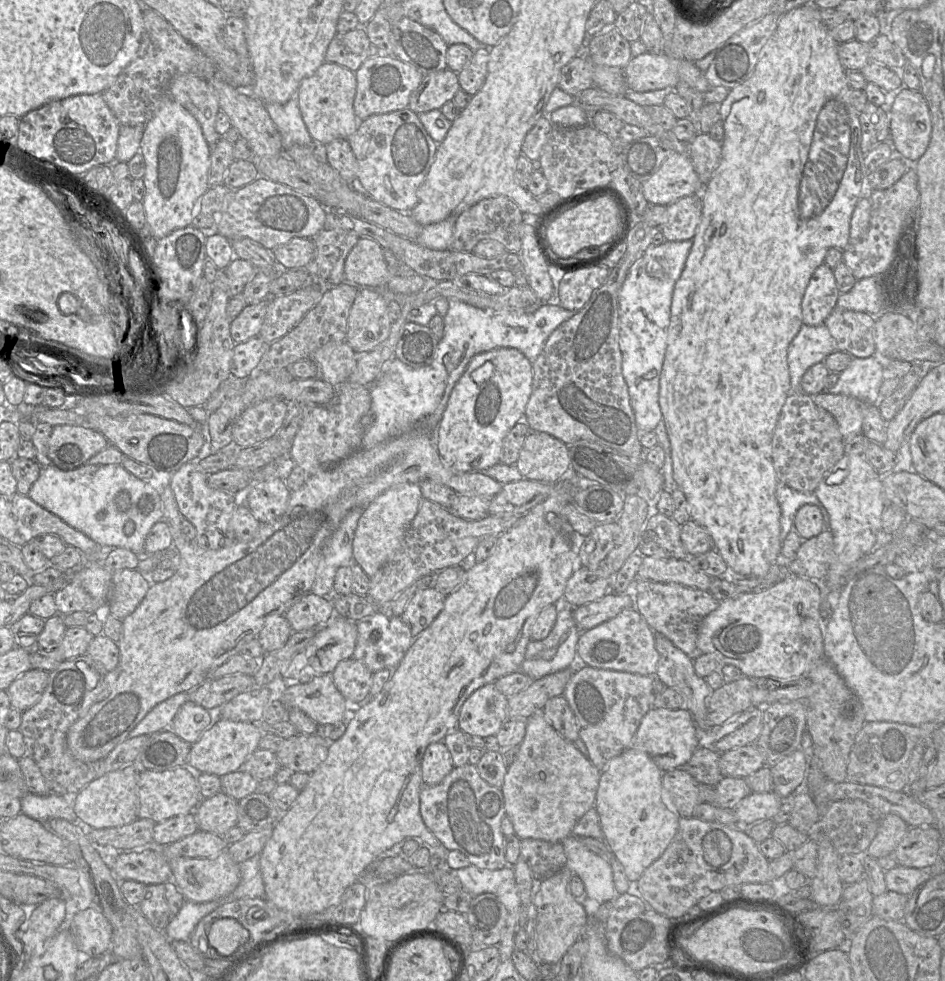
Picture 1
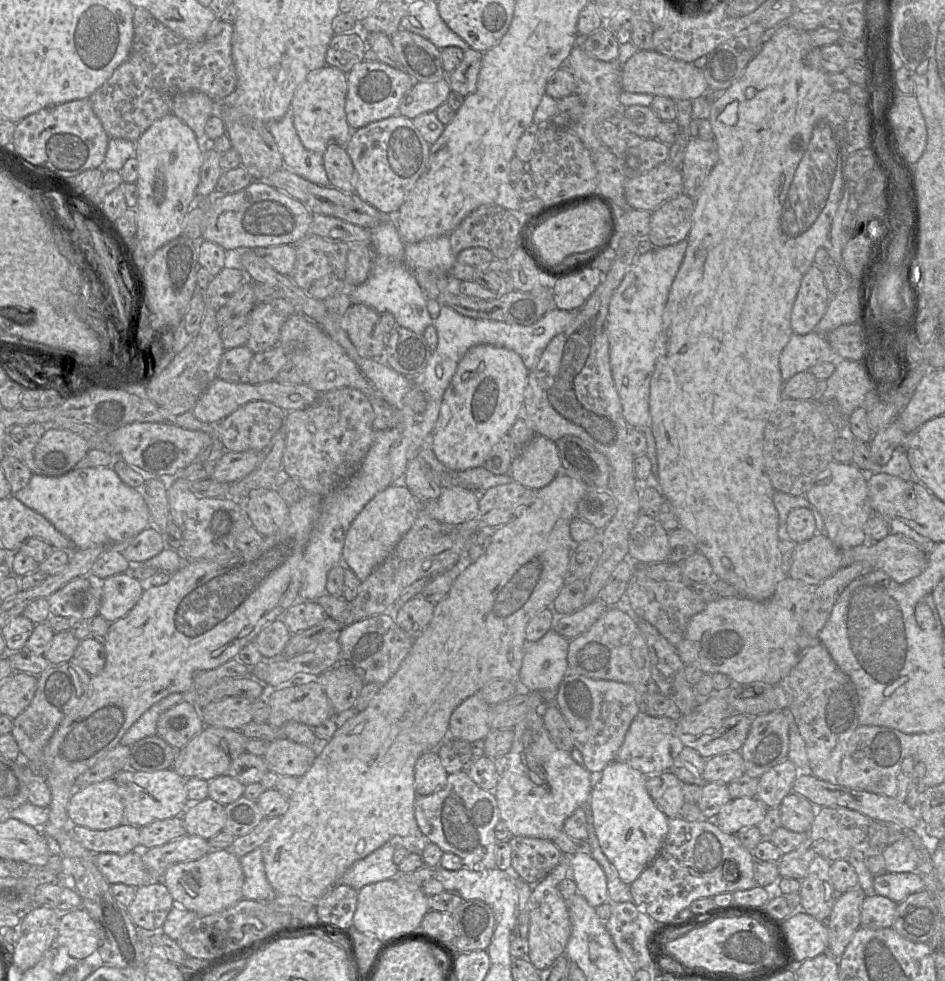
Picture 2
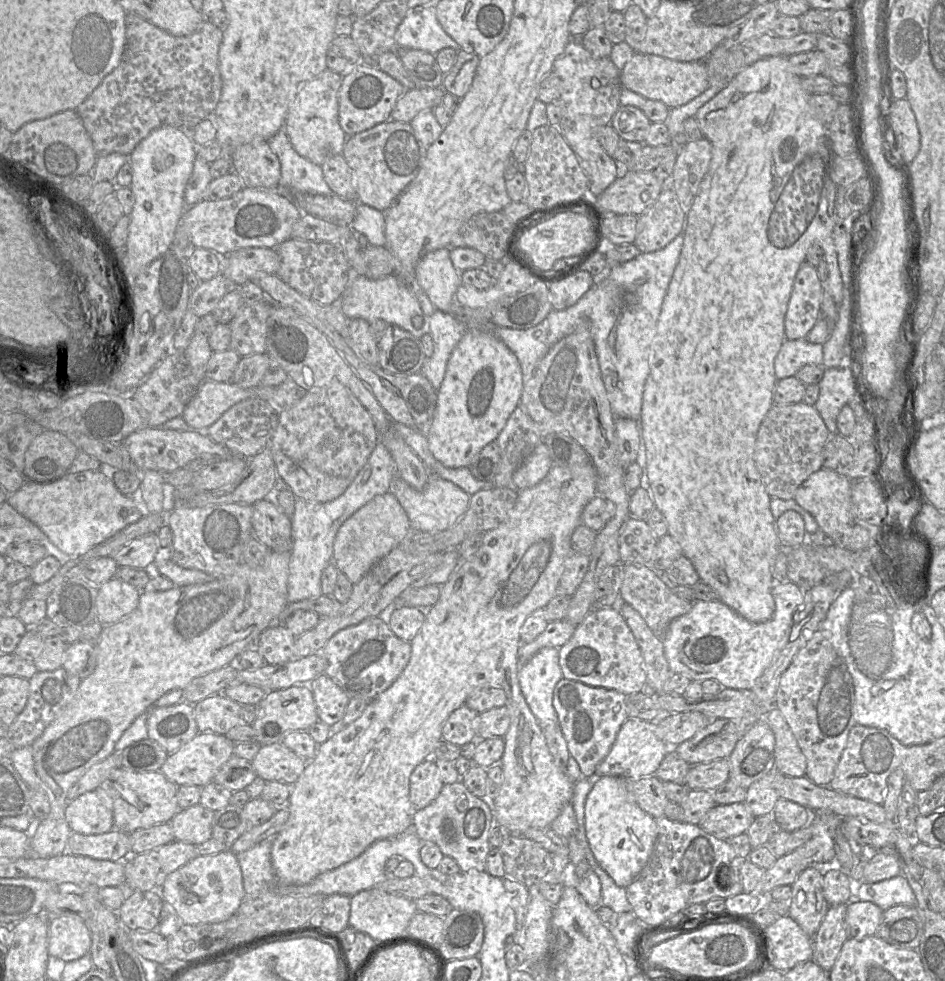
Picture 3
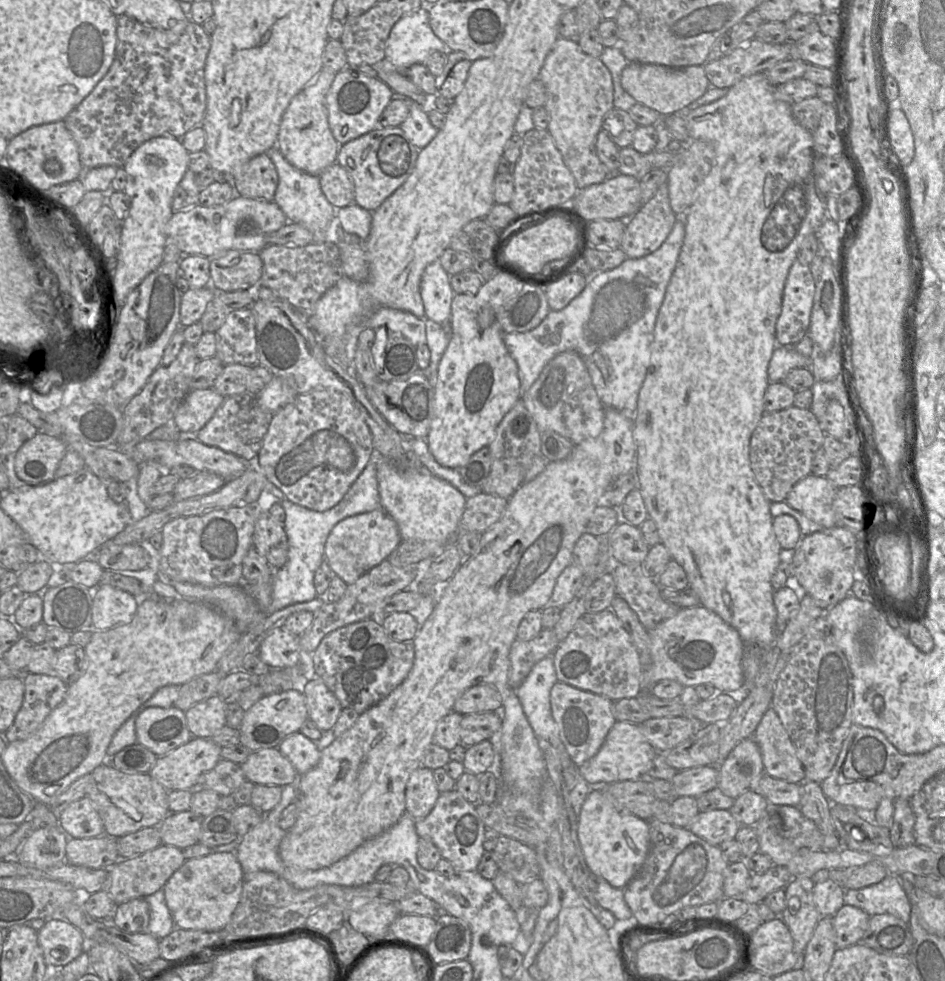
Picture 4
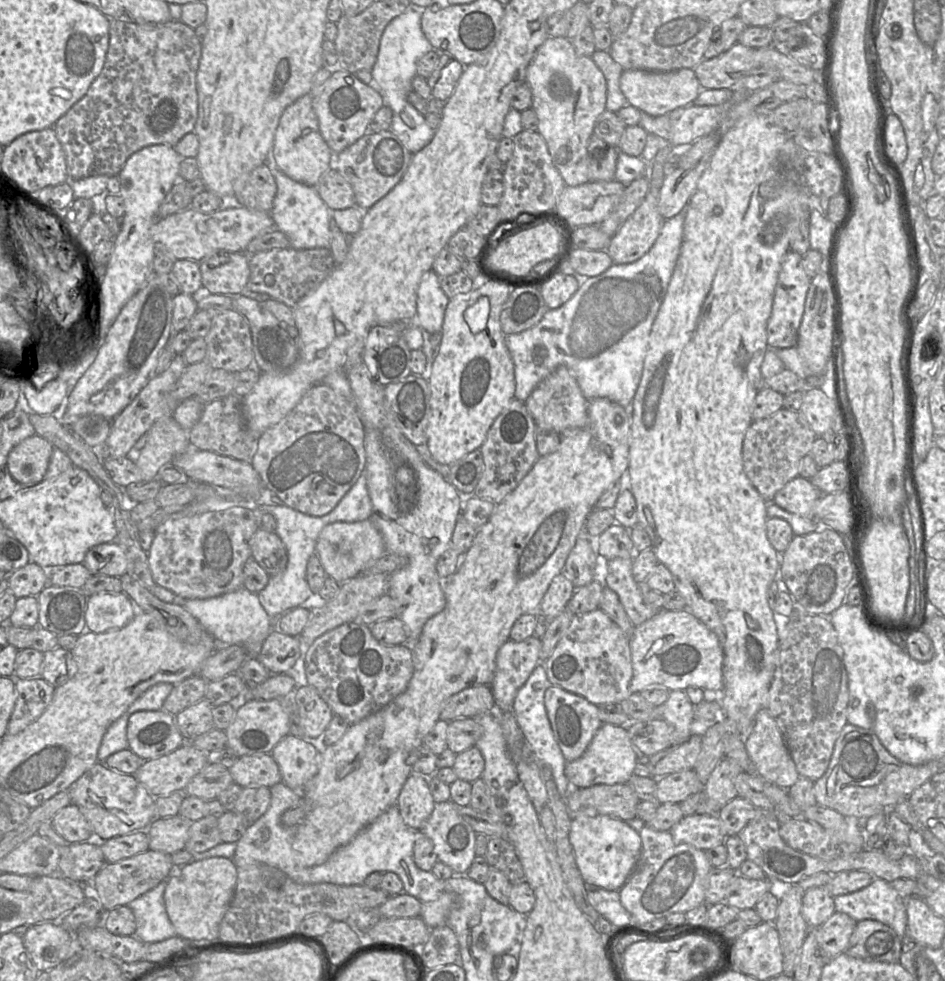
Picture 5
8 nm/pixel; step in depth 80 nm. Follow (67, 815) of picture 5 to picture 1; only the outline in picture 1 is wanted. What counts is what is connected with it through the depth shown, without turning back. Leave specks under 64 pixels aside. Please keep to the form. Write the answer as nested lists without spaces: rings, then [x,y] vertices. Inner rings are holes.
[[[136,762],[92,780],[73,796],[75,814],[93,829],[121,827],[138,819],[138,765]]]

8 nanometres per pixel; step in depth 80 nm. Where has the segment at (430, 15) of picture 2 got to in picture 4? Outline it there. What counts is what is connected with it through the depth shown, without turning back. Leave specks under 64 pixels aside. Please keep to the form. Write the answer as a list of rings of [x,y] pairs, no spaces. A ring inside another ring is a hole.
[[[422,7],[398,20],[385,44],[385,59],[400,73],[414,64],[424,64],[434,52],[449,55],[452,50],[434,34],[429,11]]]

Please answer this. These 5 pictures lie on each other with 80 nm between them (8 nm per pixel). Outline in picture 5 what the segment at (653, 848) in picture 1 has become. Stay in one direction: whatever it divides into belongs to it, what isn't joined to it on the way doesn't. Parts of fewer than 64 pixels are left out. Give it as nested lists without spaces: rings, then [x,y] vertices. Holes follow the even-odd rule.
[[[581,815],[572,819],[569,840],[585,884],[610,891],[619,891],[626,883],[641,851],[639,833],[625,821],[606,815]]]

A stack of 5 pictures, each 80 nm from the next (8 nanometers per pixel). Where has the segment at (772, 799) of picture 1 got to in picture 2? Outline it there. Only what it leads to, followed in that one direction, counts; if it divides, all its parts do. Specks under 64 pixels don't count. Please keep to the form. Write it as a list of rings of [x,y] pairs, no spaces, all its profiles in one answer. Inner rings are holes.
[[[742,797],[731,800],[710,820],[724,833],[737,834],[741,830],[757,826],[763,821],[768,810],[756,797]]]

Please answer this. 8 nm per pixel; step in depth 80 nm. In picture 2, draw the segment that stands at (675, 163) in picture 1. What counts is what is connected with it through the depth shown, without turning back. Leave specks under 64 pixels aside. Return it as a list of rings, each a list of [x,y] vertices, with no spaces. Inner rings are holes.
[[[666,163],[635,178],[628,178],[625,183],[625,198],[630,209],[653,212],[667,200],[682,193],[680,169]]]

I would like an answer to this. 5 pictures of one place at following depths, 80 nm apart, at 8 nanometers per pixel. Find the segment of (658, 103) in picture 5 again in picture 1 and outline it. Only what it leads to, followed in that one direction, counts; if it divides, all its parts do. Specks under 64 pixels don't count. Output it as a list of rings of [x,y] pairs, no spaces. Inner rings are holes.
[[[644,54],[632,57],[623,69],[628,90],[635,92],[648,92],[663,88],[674,88],[679,82],[684,82],[701,93],[706,92],[710,85],[704,76],[704,72],[699,70],[693,61],[668,57],[665,54]]]

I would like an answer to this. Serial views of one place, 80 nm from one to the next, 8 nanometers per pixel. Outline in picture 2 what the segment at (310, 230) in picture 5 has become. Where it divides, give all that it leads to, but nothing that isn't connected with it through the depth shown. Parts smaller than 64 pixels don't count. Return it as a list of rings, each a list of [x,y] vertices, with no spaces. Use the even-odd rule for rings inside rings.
[[[290,109],[281,119],[269,123],[268,129],[276,142],[285,168],[316,185],[332,186],[324,167],[323,154],[307,150],[302,145],[294,128]]]

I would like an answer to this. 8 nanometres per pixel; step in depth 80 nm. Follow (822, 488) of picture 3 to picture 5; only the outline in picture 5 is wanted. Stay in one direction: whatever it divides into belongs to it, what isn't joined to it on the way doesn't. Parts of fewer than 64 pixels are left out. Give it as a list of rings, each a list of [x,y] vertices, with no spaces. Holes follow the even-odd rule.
[[[798,476],[775,494],[773,503],[788,512],[812,519],[813,506],[822,495],[810,479]]]

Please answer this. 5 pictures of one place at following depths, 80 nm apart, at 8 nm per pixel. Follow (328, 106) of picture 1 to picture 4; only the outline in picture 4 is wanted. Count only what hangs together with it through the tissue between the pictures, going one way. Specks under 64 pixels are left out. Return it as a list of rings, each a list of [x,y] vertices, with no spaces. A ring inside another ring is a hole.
[[[323,69],[293,99],[284,112],[276,147],[283,157],[296,169],[310,175],[320,176],[327,167],[336,162],[340,144],[335,140],[328,123],[326,95],[336,73]]]

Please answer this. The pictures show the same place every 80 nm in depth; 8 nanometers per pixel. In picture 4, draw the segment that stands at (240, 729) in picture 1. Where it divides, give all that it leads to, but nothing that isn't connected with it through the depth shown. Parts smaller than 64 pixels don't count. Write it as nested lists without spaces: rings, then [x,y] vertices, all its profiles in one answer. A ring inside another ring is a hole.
[[[191,737],[185,744],[158,757],[148,774],[168,792],[194,790],[200,778],[221,760],[221,749],[210,738]]]

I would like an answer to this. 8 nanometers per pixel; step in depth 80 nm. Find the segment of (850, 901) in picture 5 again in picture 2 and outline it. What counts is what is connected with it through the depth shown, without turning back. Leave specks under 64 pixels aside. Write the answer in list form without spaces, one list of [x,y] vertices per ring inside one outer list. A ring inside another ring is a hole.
[[[916,871],[885,872],[874,876],[873,886],[875,895],[885,896],[899,904],[909,895],[922,890],[924,882]]]

